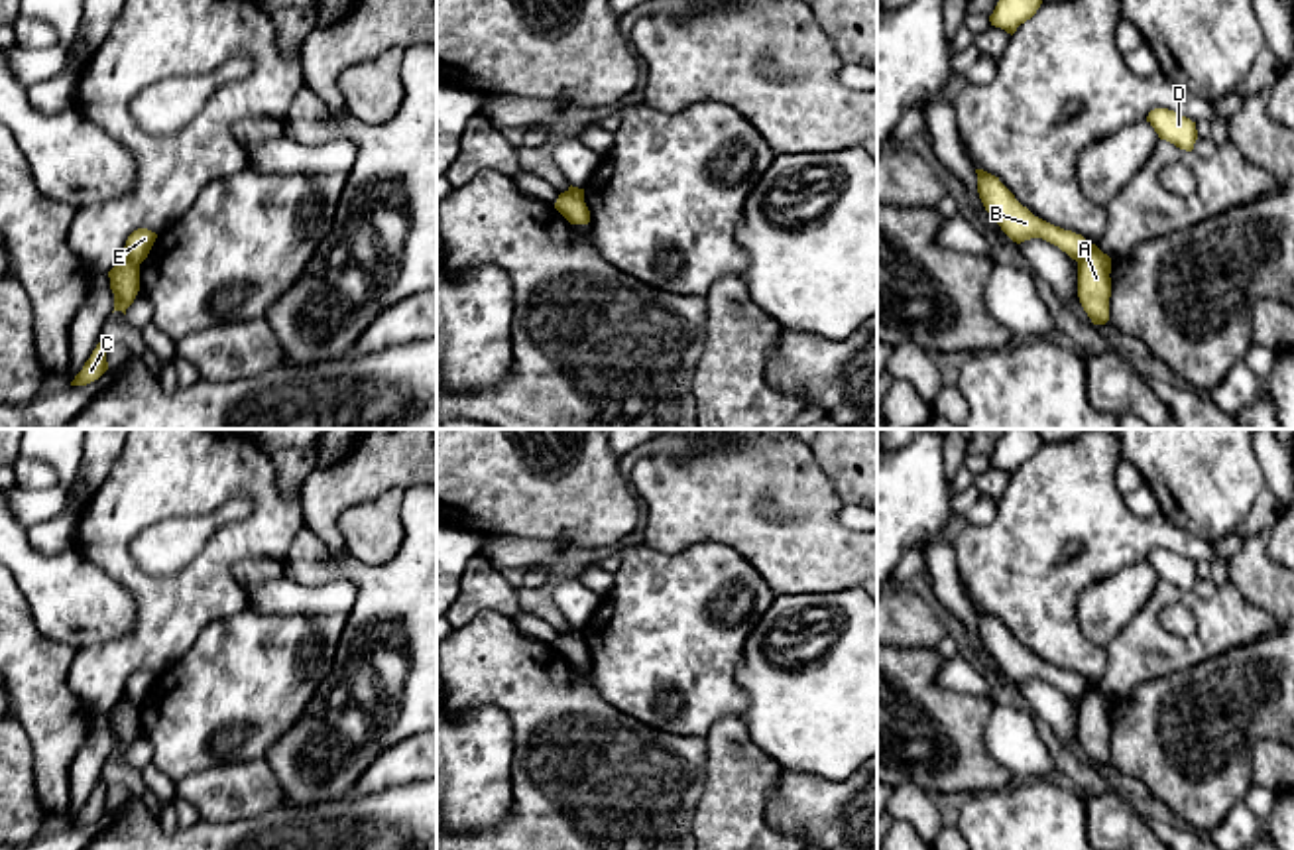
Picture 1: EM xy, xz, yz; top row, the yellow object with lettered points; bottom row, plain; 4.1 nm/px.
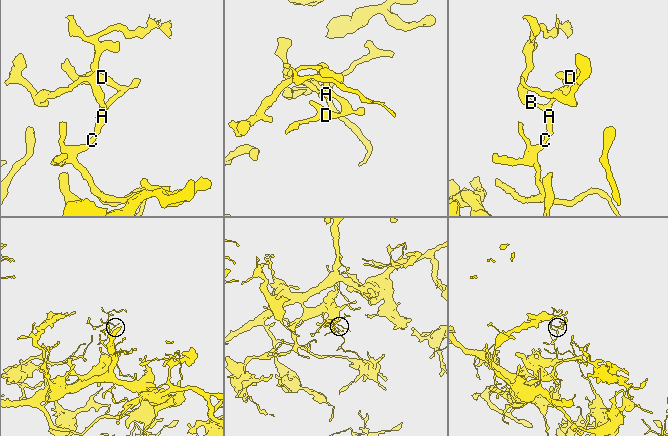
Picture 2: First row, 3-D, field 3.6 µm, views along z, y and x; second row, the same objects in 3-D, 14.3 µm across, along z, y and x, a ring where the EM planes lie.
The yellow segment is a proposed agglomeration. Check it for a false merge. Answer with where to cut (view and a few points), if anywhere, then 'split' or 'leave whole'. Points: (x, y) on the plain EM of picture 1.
yz (1096, 687), (1078, 703) | split

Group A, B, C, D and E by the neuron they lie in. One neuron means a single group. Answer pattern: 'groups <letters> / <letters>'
groups A C / B D E

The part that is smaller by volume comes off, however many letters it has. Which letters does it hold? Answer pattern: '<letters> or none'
B, D, E

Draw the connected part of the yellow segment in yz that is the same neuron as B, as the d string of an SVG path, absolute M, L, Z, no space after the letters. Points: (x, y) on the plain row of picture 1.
M975 610L975 614L977 634L985 651L1013 683L1021 685L1030 679L1042 679L1058 687L1076 702L1080 702L1088 693L1097 689L1082 675L1064 671L1034 657L1015 639L1015 636L999 622L999 618L983 610Z

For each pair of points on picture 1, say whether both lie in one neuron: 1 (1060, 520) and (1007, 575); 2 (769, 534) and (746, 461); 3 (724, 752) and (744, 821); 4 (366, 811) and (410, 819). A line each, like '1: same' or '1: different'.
1: same
2: same
3: same
4: same

